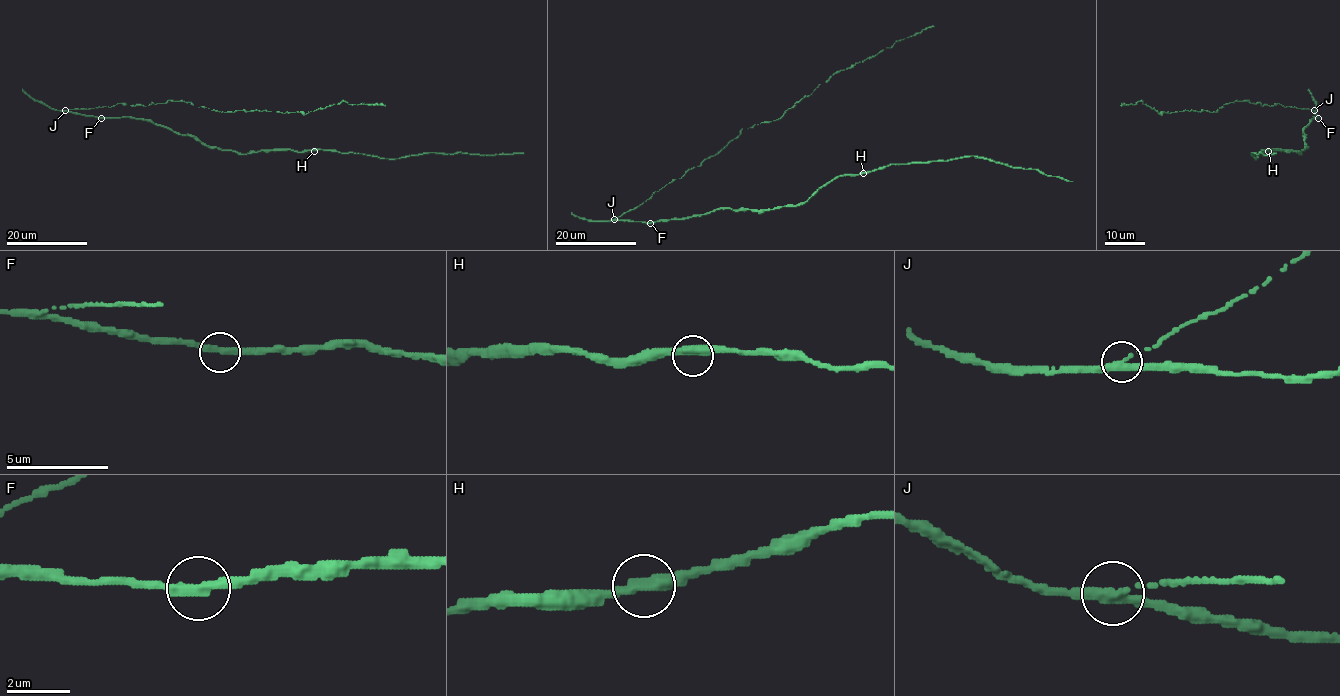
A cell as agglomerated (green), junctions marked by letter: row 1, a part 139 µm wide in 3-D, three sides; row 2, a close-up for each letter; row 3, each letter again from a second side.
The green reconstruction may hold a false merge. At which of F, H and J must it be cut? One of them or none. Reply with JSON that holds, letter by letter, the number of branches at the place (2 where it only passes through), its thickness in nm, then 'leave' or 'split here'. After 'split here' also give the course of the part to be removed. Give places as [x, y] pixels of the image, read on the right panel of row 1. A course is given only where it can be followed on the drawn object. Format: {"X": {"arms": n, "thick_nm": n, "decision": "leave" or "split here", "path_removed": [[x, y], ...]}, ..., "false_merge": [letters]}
{"F": {"arms": 2, "thick_nm": 340, "decision": "leave"}, "H": {"arms": 2, "thick_nm": 380, "decision": "leave"}, "J": {"arms": 2, "thick_nm": 380, "decision": "split here", "path_removed": [[1314, 110], [1279, 103], [1262, 106], [1248, 100], [1231, 102], [1213, 112], [1159, 114], [1142, 101], [1121, 106]]}, "false_merge": ["J"]}

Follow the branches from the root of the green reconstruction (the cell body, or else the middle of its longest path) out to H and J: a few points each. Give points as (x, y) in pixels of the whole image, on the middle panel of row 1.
H: (651, 223), (687, 218), (720, 208), (765, 210), (800, 205), (833, 179), (863, 173)
J: (651, 223), (614, 219)

